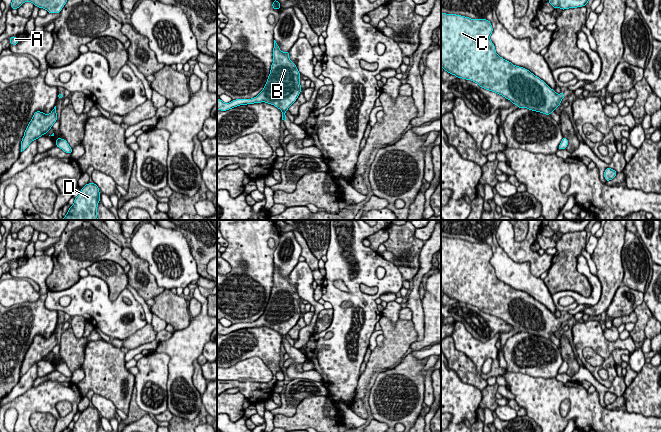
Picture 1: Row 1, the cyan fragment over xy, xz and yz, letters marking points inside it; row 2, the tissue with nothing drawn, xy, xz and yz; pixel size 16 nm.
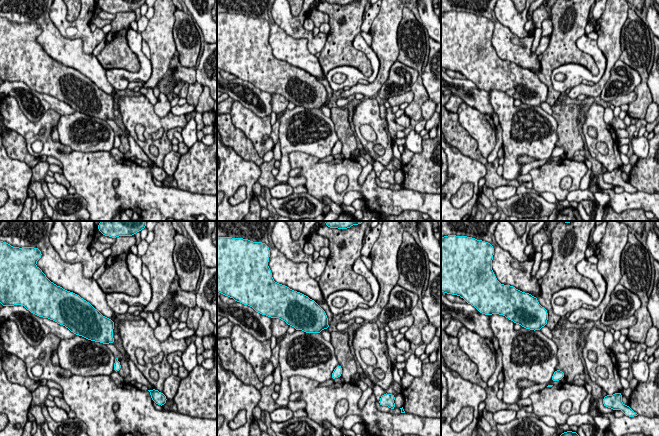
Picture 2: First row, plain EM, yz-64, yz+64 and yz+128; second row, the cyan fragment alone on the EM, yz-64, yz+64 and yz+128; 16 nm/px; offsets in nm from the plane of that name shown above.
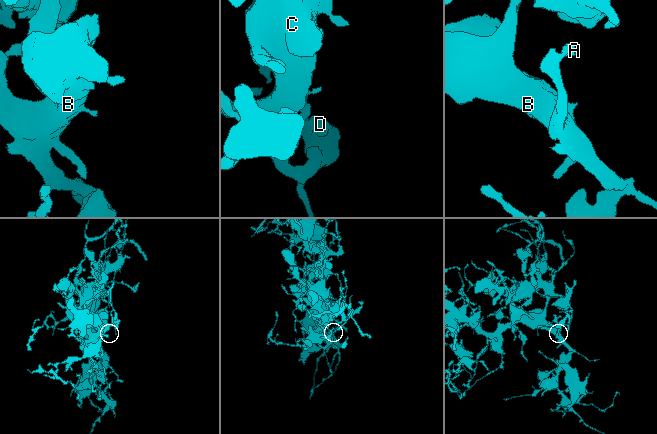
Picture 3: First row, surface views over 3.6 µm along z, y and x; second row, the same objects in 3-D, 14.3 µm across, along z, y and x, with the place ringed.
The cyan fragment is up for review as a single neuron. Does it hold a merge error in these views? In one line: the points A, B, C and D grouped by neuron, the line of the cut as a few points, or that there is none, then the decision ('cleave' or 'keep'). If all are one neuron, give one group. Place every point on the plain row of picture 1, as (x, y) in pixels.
A B C D | no cut | keep

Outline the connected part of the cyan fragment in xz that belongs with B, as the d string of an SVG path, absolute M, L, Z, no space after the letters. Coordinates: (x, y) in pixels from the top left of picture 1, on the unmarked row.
M274 264L273 287L263 314L251 323L236 323L229 327L217 323L217 333L227 335L240 329L265 326L280 333L282 344L285 345L285 336L301 317L300 299L295 287L289 282L289 275L282 276Z

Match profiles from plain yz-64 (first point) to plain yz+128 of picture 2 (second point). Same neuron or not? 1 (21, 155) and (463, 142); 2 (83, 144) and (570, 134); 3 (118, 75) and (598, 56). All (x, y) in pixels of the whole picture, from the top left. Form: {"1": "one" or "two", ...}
{"1": "one", "2": "two", "3": "one"}

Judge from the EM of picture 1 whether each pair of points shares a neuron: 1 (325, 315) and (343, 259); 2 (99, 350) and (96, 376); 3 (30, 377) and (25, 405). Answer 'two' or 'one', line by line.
1: two
2: one
3: two

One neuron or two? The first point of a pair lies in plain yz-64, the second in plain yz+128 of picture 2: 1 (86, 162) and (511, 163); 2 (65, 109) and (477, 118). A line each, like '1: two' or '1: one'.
1: two
2: two

